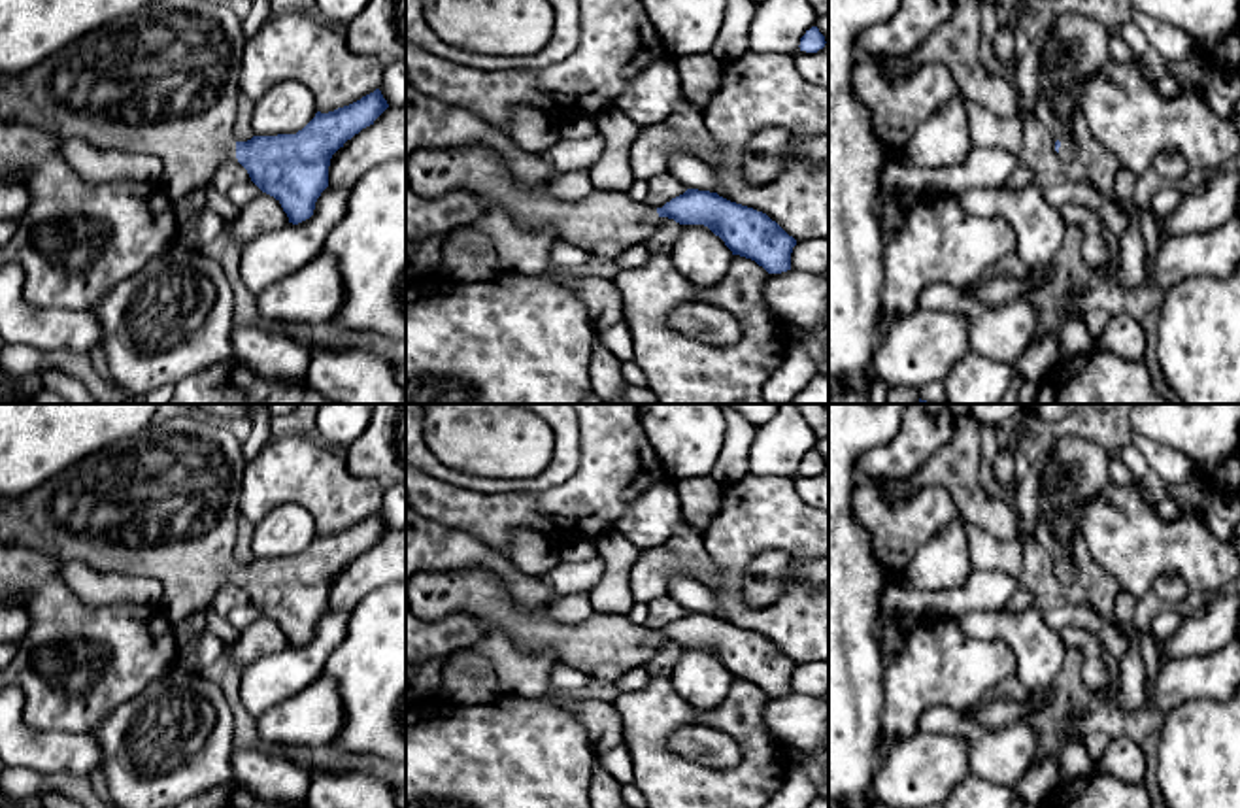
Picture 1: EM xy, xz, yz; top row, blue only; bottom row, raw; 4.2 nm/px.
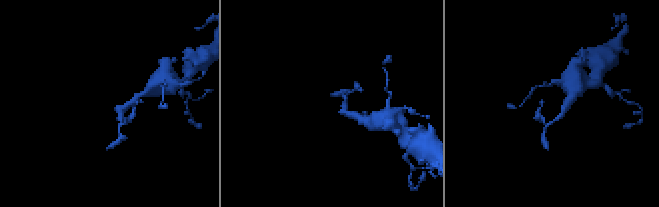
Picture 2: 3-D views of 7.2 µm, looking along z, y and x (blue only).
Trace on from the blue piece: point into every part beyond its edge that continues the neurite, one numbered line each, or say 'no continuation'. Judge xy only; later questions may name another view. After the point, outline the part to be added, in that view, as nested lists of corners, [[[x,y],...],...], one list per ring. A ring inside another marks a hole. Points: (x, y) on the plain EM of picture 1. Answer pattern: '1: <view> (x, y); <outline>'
1: xy (165, 503); [[[193,413],[157,419],[19,498],[0,497],[0,542],[42,551],[59,564],[77,561],[102,572],[155,578],[162,585],[159,608],[177,627],[193,612],[204,612],[221,585],[236,580],[234,542],[245,468],[242,440],[228,423]]]

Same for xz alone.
1: xz (606, 646); [[[489,570],[419,572],[406,593],[427,623],[470,612],[487,625],[487,634],[504,632],[521,651],[549,651],[555,665],[610,683],[659,651],[657,632],[621,614],[593,612],[581,623],[561,623],[549,617],[551,606],[523,610]]]

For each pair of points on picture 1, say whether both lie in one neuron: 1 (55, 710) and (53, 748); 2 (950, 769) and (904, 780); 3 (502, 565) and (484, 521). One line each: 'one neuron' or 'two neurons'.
1: two neurons
2: one neuron
3: two neurons

